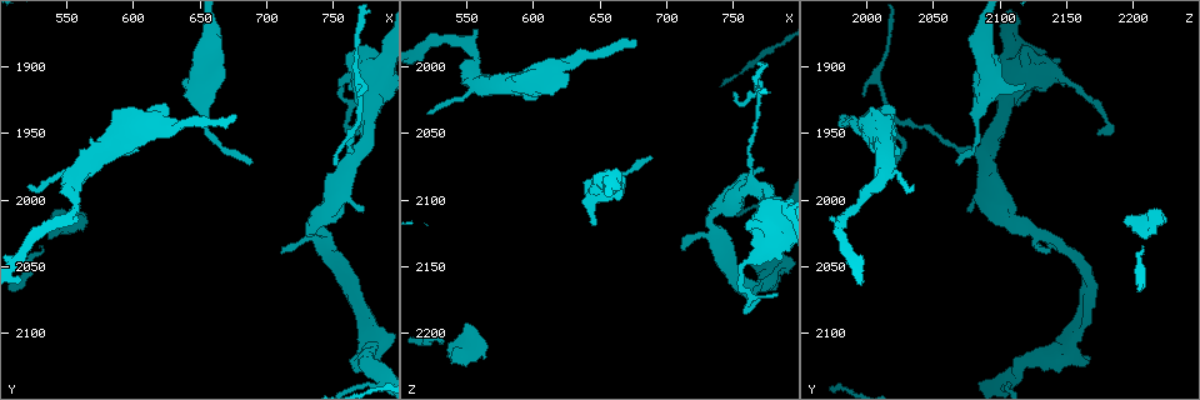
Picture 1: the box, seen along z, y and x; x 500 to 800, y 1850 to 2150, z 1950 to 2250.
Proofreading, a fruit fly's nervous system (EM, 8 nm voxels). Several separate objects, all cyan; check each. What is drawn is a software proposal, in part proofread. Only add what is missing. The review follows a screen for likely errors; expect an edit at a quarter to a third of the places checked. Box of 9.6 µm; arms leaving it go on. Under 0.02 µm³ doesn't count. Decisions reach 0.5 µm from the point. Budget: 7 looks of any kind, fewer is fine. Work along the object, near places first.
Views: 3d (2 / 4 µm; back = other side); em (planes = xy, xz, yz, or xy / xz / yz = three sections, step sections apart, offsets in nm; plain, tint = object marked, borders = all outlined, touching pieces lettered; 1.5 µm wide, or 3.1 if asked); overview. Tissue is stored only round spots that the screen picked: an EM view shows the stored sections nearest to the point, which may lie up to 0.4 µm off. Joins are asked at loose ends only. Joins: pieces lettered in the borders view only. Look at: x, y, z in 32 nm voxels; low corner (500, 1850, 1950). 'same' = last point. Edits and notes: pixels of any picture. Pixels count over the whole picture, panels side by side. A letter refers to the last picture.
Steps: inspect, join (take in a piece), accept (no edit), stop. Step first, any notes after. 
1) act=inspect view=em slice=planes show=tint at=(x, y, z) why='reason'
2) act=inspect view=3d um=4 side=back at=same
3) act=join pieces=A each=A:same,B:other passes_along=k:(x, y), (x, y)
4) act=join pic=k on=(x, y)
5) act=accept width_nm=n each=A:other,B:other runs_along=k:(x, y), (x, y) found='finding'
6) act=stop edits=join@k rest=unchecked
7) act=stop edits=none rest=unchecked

act=inspect view=em slice=yz step=4 show=tint at=(648, 1914, 2118) why='branch stops here'

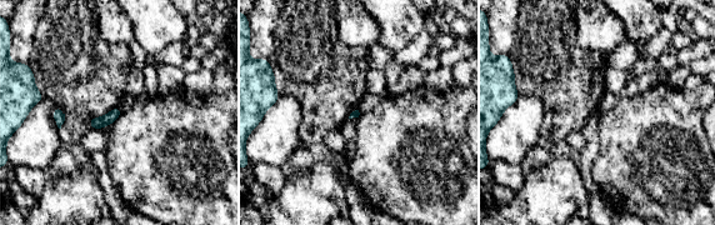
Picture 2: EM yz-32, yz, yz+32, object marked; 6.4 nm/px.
act=inspect view=em slice=planes show=borders at=same why='another direction'

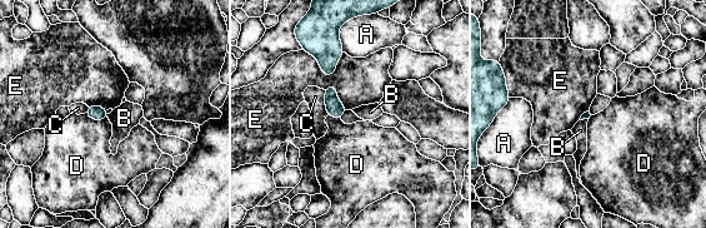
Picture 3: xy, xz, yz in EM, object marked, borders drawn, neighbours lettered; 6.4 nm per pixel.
act=accept each=A:other,B:other,C:other,D:other,E:other border=3:(108, 114), (109, 118) found='no lettered piece goes on from it'

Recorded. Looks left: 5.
act=inspect view=3d um=2 at=(520, 1988, 2036) why='an open end'

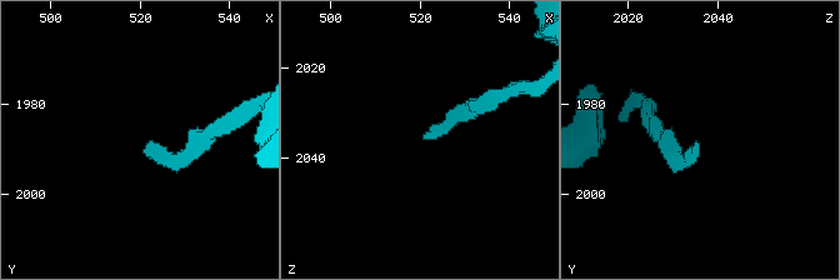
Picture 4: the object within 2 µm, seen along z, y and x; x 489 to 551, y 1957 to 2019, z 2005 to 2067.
act=inspect view=em slice=yz step=8 show=borders at=(522, 1988, 2035) why='now the EM'

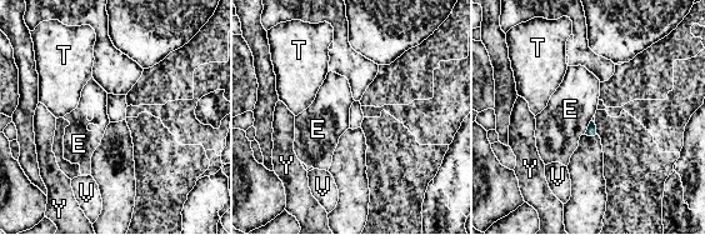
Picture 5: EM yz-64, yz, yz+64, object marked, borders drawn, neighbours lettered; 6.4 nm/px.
act=inspect view=em slice=xy step=8 show=borders at=same why='cut it another way'

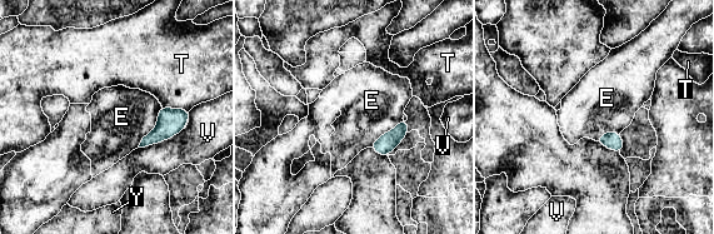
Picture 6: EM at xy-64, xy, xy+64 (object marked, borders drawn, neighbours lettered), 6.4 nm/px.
act=accept each=E:other,T:other,V:other,Y:other border=6:(161, 106), (156, 125), (138, 147) found='no lettered piece goes on from it'

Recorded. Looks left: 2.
act=inspect view=em slice=planes show=borders at=(676, 1938, 1980) why='an open end'

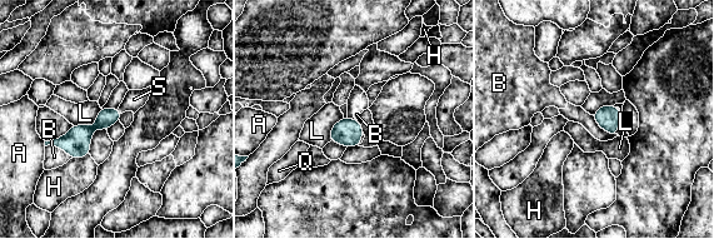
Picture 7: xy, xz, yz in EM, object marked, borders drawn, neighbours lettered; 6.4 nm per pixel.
act=join pieces=S width_nm=120 each=A:other,B:other,H:other,L:other,Q:other,S:same passes_along=7:(105, 118), (119, 110), (134, 99) found='it goes on there'

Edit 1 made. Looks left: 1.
act=stop edits=join@7 rest=unchecked

